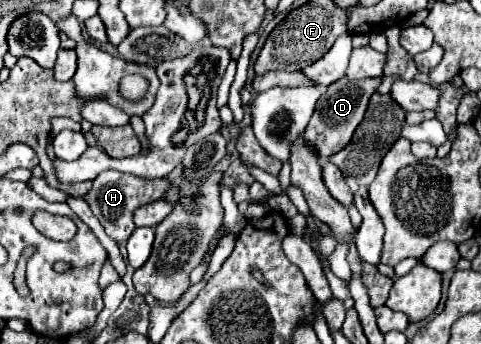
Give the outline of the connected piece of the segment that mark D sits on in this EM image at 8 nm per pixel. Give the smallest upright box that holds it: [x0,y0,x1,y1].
[303,77,381,159]

